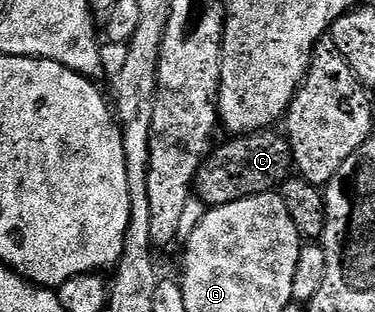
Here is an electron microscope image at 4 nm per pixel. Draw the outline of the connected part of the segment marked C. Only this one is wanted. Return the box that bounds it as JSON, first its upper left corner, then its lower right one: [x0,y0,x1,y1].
[195,129,294,208]

